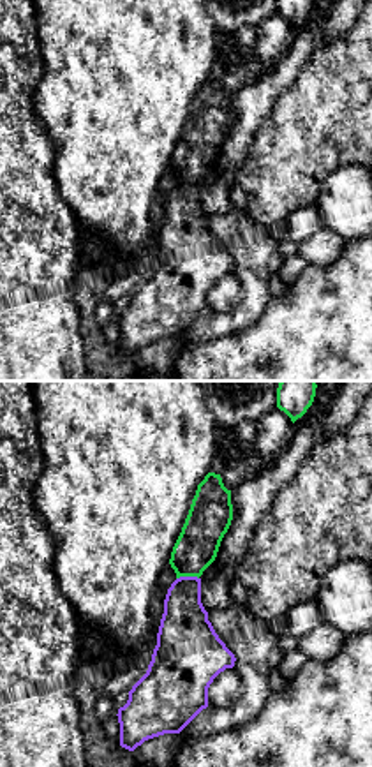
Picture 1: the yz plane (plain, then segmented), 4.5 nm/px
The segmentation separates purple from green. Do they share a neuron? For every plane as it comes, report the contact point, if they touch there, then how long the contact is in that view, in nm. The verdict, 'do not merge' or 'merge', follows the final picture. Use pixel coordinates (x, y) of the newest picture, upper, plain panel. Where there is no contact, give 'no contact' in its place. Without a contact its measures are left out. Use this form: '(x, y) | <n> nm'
(187, 182) | 100 nm

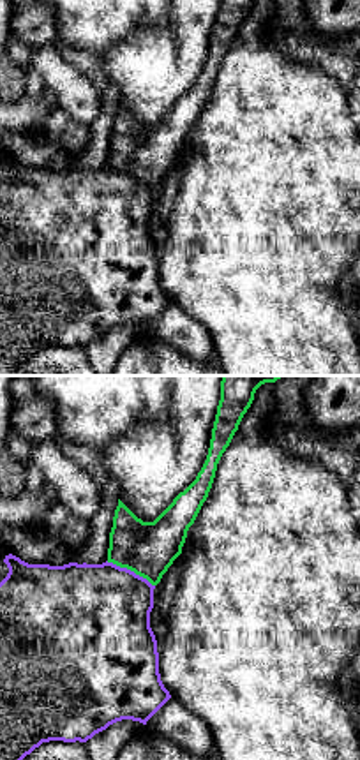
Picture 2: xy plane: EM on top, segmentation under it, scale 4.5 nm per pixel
(129, 175) | 260 nm

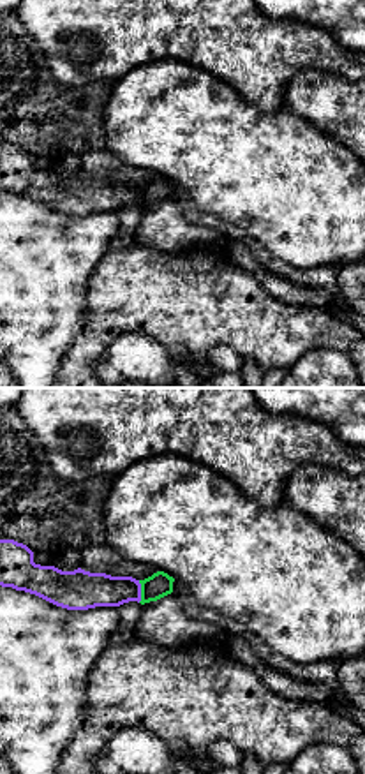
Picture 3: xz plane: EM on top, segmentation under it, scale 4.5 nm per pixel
(140, 196) | 100 nm

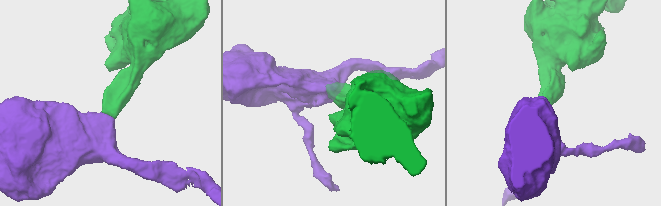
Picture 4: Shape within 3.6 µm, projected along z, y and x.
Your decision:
do not merge

